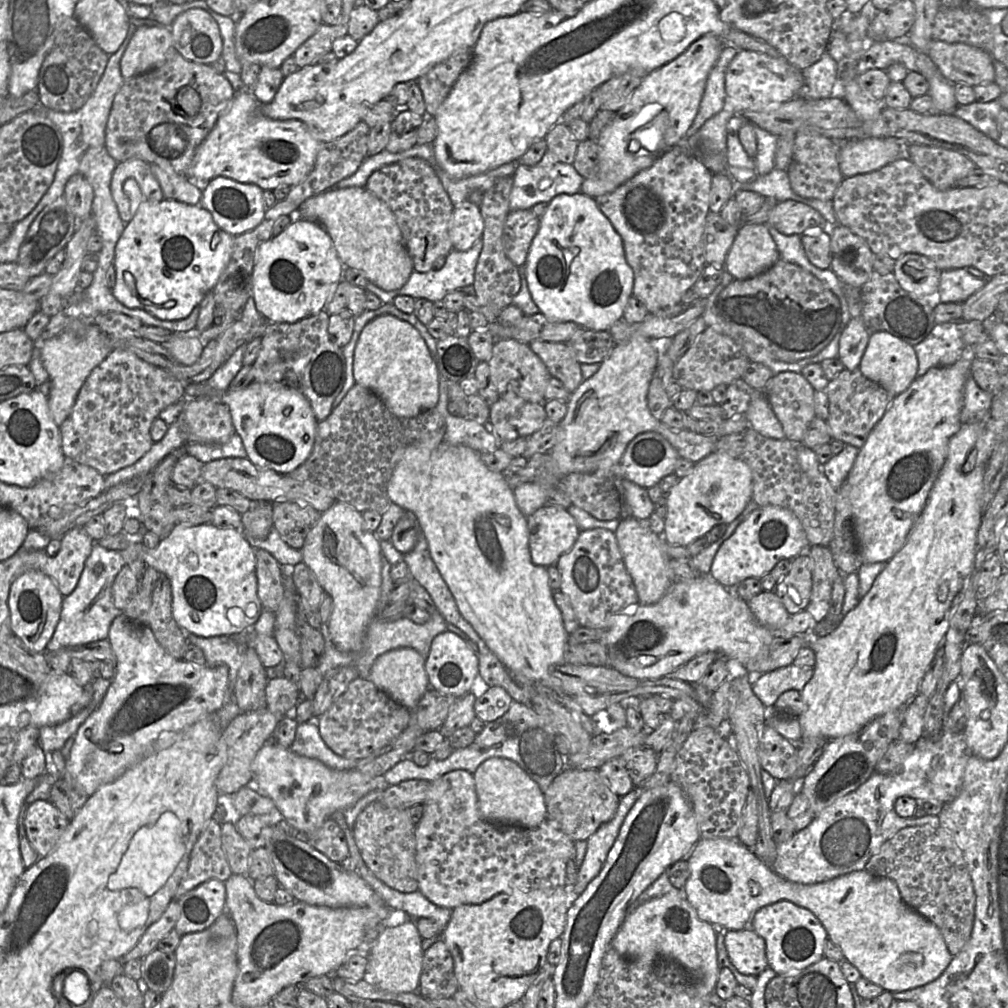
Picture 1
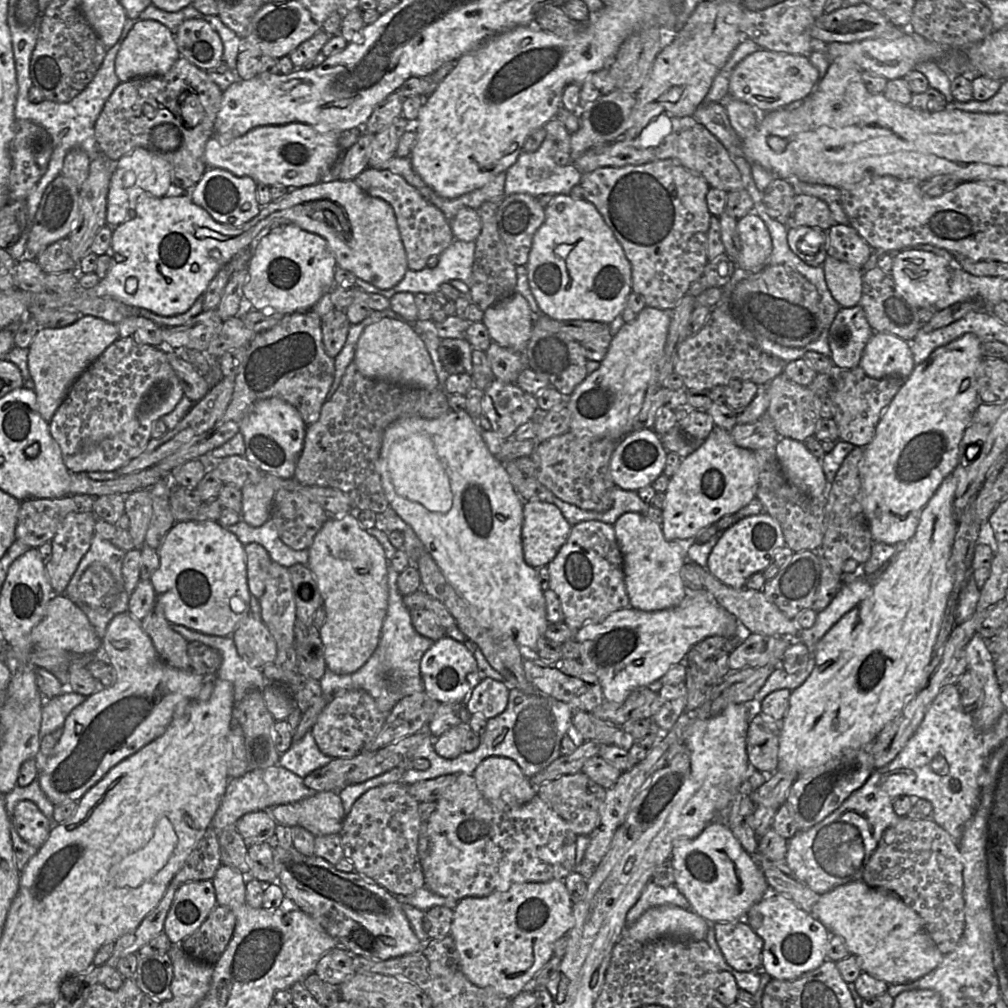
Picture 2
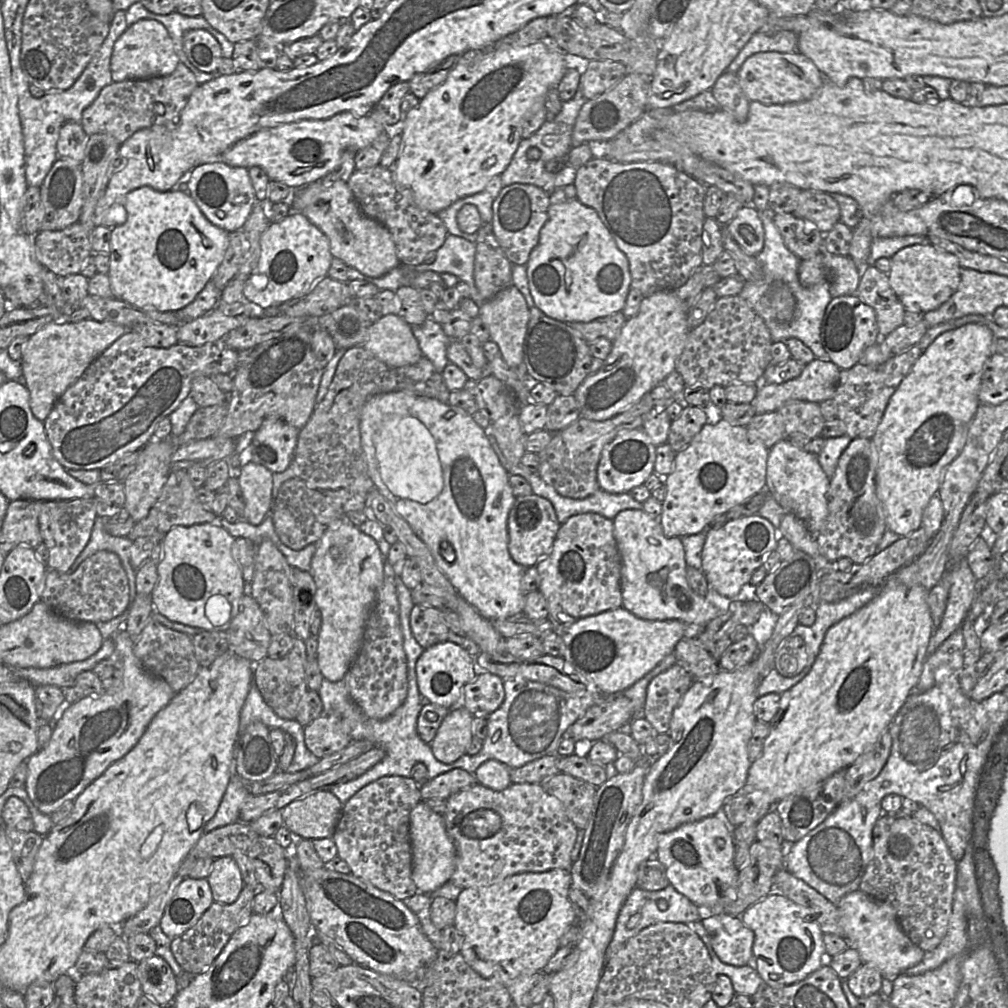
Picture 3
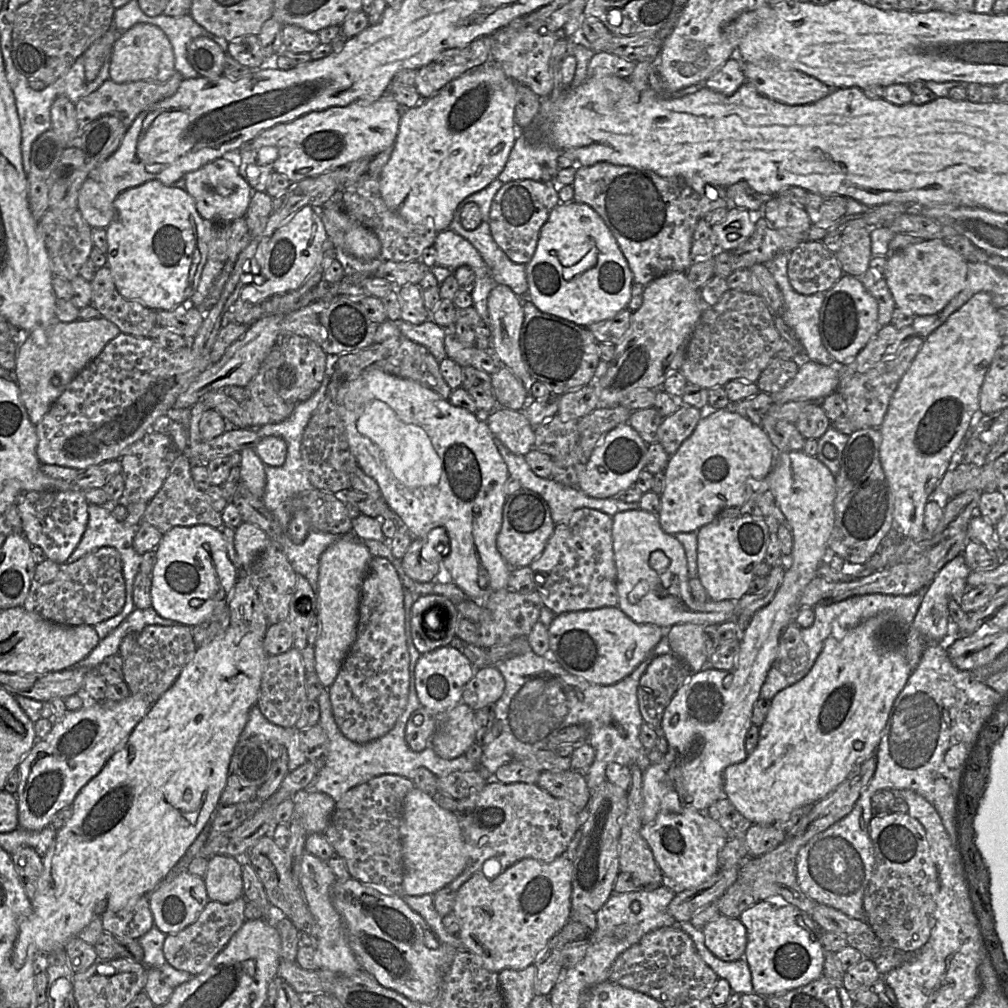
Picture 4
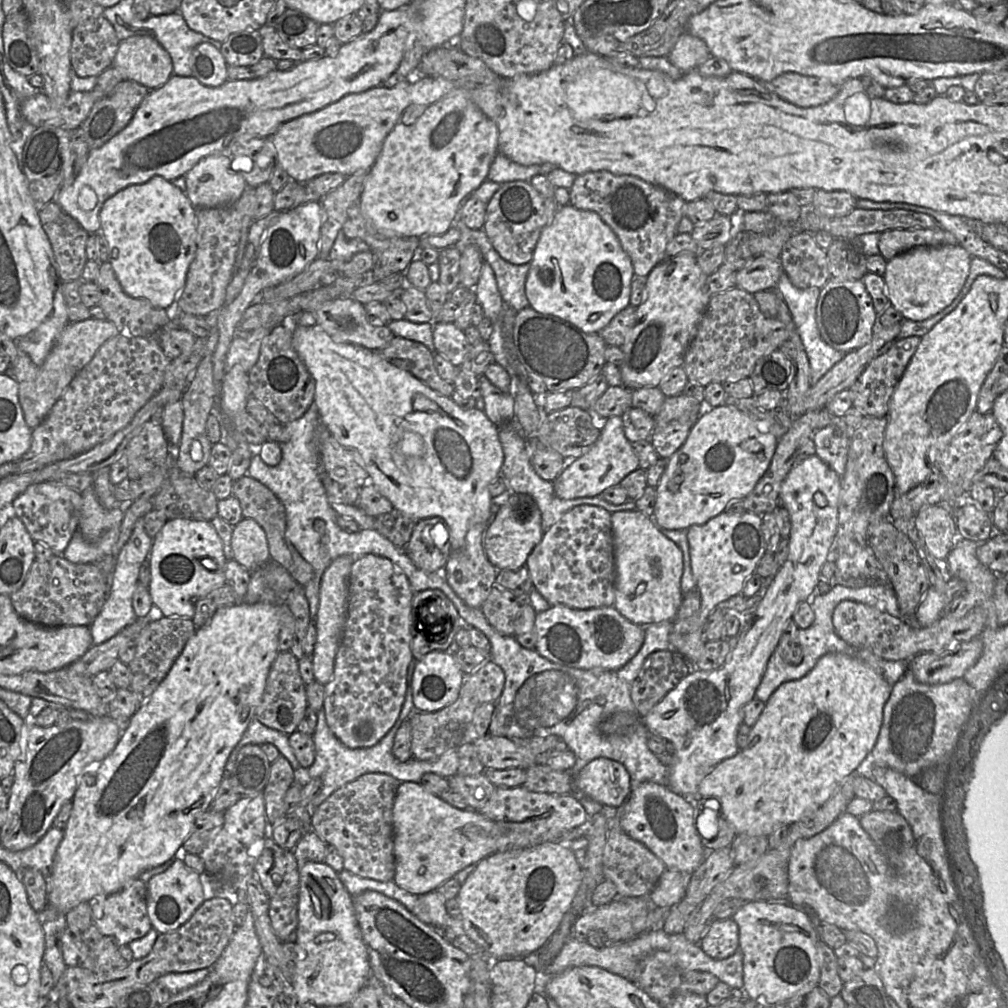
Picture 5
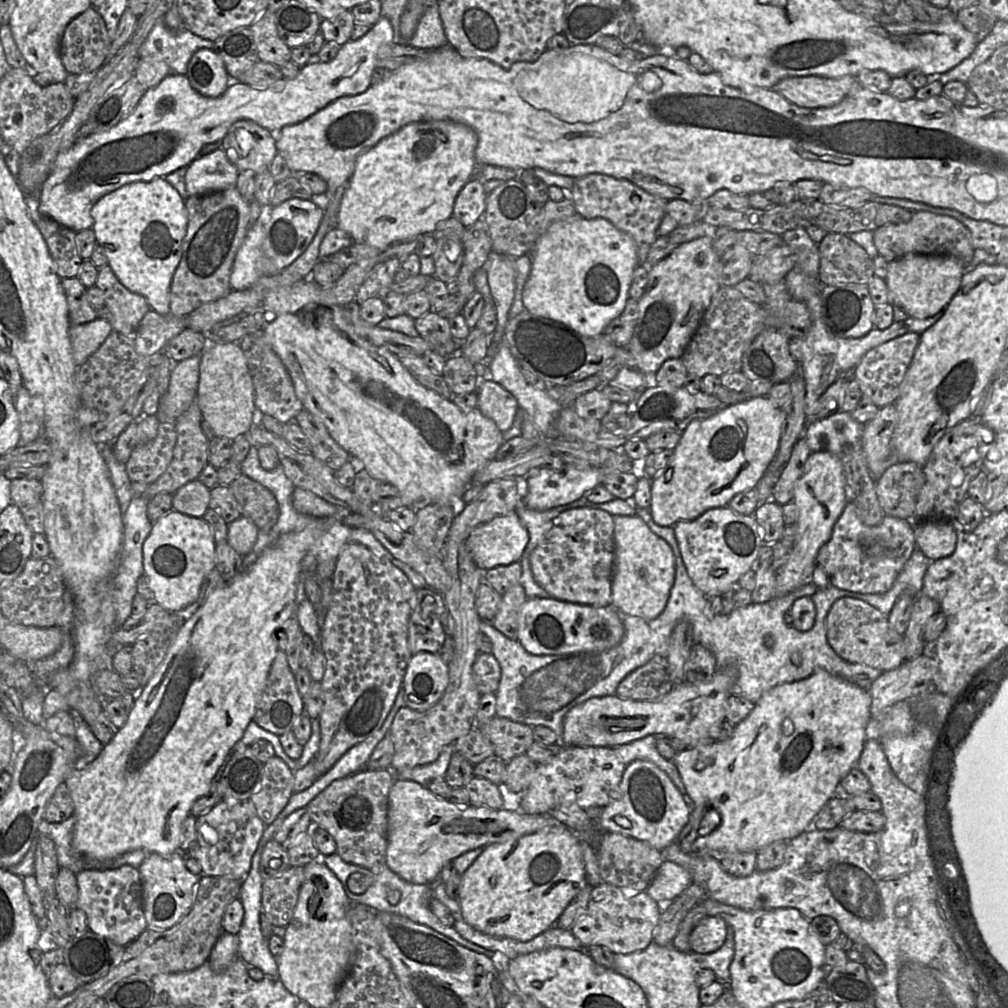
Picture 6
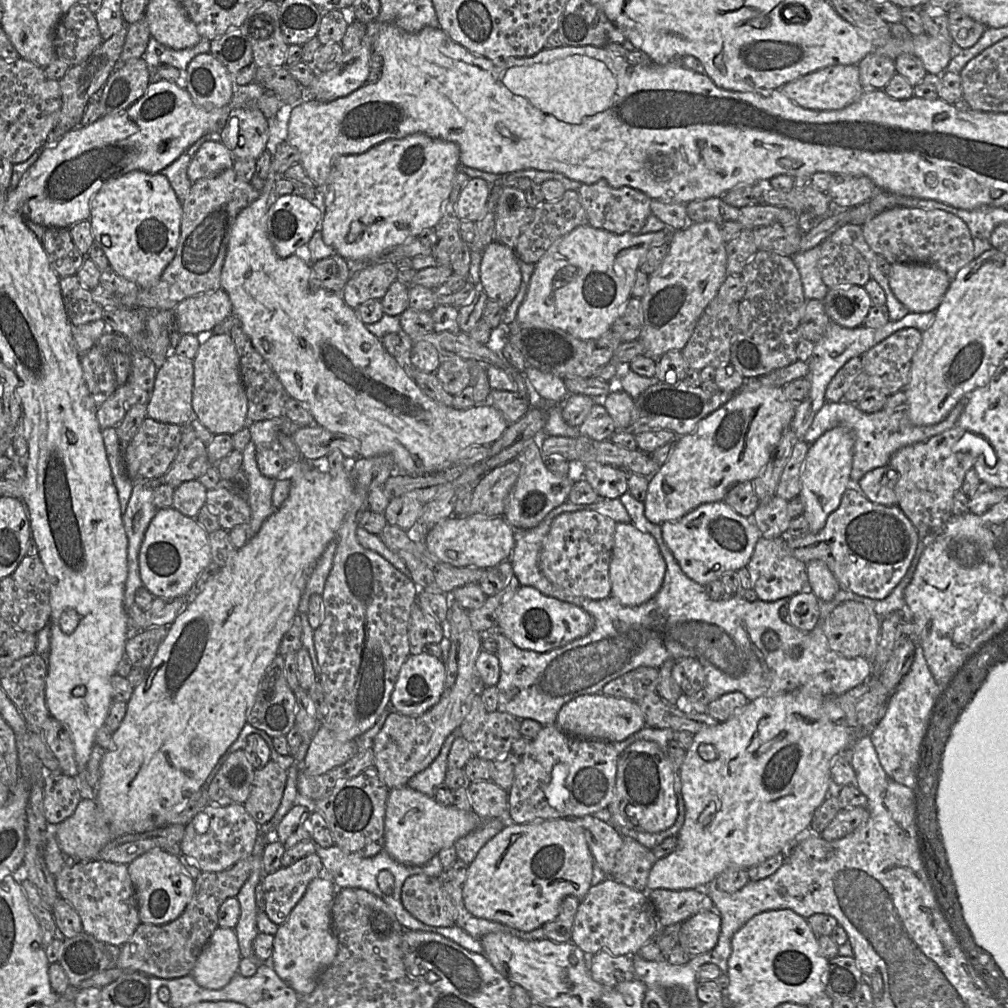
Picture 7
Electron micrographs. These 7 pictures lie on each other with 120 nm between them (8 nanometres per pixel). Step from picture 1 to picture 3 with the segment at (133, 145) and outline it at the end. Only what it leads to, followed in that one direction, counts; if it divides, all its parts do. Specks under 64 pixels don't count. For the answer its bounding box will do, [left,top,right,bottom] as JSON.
[80,61,198,145]

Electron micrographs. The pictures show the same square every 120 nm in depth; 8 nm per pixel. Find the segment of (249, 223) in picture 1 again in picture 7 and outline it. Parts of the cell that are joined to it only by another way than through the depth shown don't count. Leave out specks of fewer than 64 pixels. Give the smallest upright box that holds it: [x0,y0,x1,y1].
[187,141,234,183]

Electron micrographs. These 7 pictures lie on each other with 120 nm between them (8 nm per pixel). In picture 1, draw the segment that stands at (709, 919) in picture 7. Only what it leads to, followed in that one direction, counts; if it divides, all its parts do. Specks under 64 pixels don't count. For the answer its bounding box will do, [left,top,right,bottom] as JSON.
[724,929,769,976]

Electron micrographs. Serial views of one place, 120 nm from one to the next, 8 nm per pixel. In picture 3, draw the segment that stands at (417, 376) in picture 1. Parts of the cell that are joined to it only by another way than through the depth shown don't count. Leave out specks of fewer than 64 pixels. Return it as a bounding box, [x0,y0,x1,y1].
[362,314,423,367]

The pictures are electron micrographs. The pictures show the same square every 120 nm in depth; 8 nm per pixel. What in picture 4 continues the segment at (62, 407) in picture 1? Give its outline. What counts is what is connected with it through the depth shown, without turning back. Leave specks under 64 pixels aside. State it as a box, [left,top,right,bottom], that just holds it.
[13,317,120,425]

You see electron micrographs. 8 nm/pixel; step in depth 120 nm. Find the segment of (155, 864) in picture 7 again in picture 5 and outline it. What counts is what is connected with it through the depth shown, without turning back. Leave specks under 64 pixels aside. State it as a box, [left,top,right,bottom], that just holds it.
[147,858,205,935]

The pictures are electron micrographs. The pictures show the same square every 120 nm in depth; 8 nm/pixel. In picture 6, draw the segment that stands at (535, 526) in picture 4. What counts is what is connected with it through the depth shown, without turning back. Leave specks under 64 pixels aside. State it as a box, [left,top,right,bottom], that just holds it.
[467,512,529,571]

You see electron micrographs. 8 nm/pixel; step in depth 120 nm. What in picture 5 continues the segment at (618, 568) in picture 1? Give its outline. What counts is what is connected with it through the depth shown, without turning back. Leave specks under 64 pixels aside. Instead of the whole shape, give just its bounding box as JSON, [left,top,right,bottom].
[525,505,615,610]

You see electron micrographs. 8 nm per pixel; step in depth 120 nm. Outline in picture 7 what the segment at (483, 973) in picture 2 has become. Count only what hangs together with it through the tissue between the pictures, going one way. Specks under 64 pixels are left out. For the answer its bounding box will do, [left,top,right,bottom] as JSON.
[462,819,594,932]

